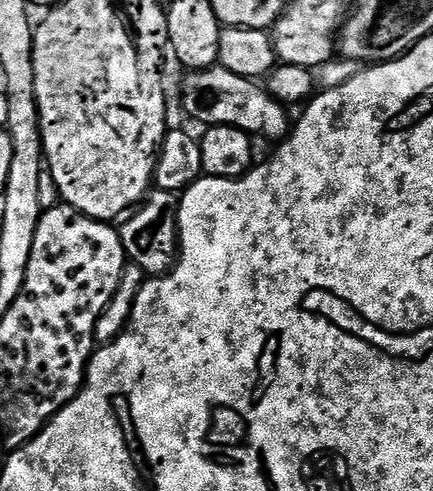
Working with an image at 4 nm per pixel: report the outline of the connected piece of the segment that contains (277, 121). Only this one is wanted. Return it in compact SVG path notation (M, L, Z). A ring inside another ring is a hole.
M219 66L189 71L181 83L181 102L186 114L209 126L221 124L247 132L253 138L265 136L279 142L290 131L289 109L269 94L267 87L245 76L230 74ZM260 87L260 88L259 88Z

